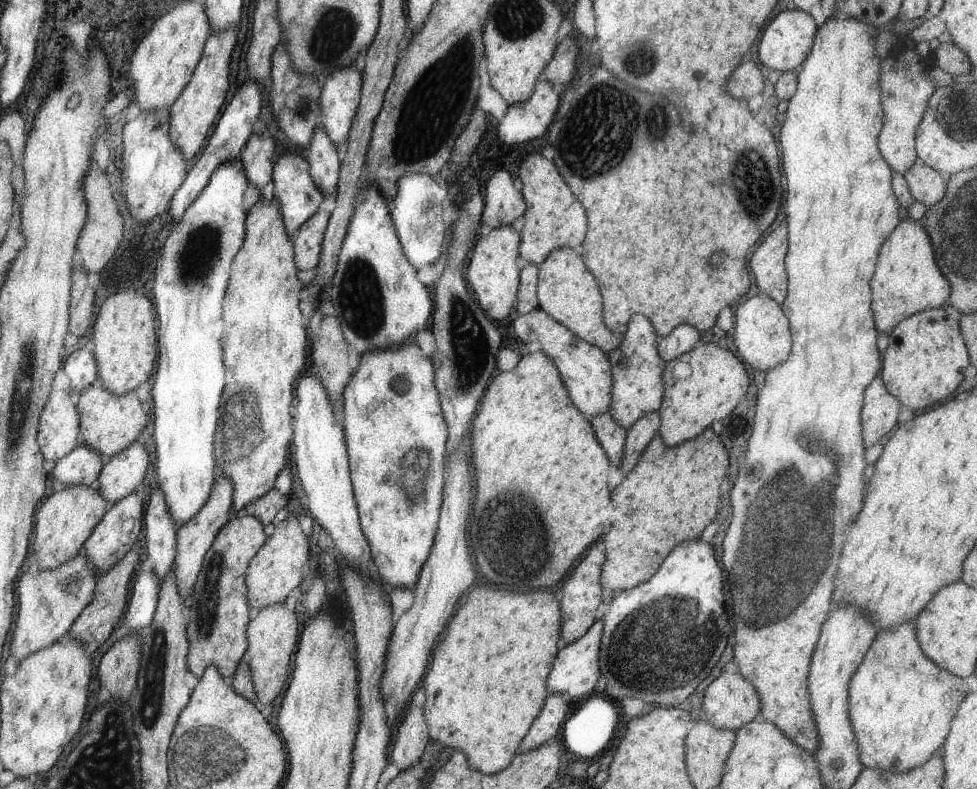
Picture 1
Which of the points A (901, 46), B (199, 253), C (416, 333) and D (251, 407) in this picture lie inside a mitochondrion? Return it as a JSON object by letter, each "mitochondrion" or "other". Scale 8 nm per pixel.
{"A":"other","B":"mitochondrion","C":"other","D":"mitochondrion"}

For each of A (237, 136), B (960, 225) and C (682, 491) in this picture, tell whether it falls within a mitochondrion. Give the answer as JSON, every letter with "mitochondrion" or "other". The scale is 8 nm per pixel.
{"A":"other","B":"mitochondrion","C":"other"}

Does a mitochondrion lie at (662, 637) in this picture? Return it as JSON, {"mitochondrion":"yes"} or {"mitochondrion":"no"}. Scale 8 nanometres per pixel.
{"mitochondrion":"yes"}

